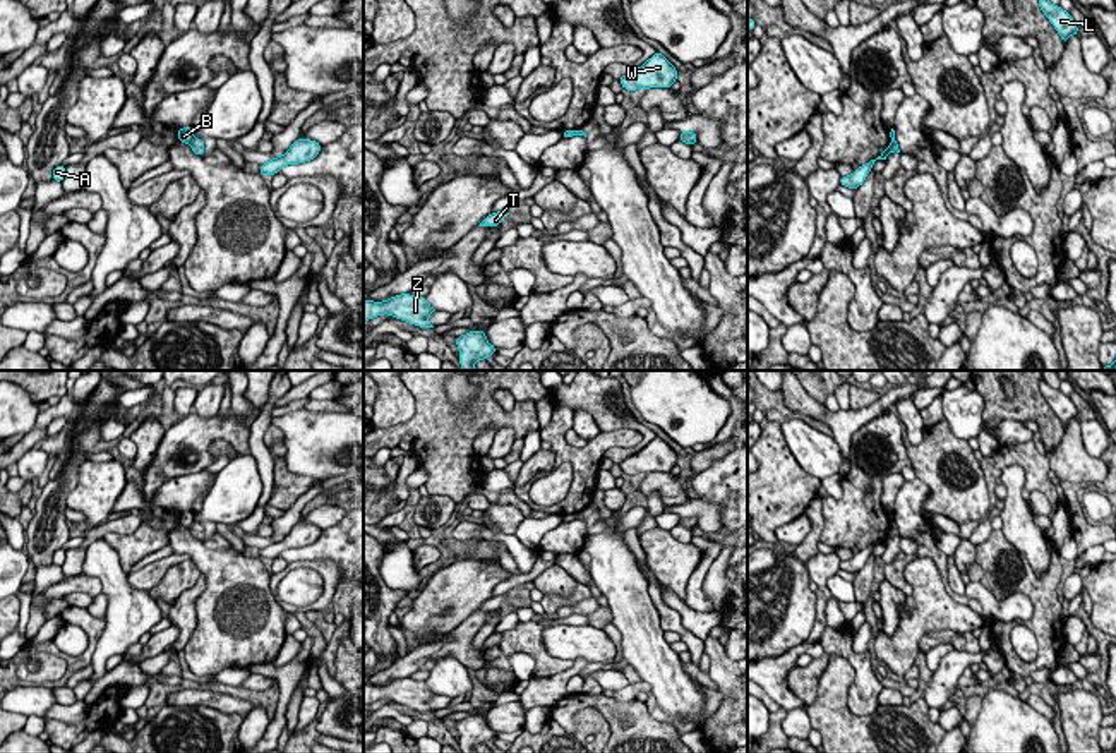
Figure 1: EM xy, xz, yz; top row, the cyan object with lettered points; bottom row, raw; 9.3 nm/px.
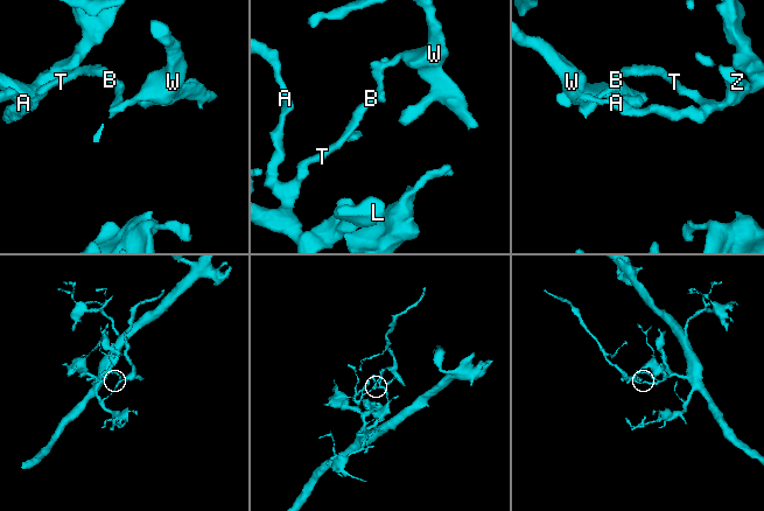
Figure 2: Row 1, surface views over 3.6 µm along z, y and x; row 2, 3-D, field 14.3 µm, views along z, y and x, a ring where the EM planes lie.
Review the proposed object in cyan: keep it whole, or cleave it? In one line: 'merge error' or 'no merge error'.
merge error

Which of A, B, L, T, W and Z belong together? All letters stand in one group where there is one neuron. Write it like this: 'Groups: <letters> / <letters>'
Groups: A B L T Z / W

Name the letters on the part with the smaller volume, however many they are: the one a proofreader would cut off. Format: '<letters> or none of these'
W

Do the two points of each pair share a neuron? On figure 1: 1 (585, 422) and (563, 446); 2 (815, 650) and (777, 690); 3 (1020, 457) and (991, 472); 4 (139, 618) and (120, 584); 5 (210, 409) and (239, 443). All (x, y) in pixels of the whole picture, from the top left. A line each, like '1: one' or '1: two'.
1: two
2: one
3: one
4: one
5: two

